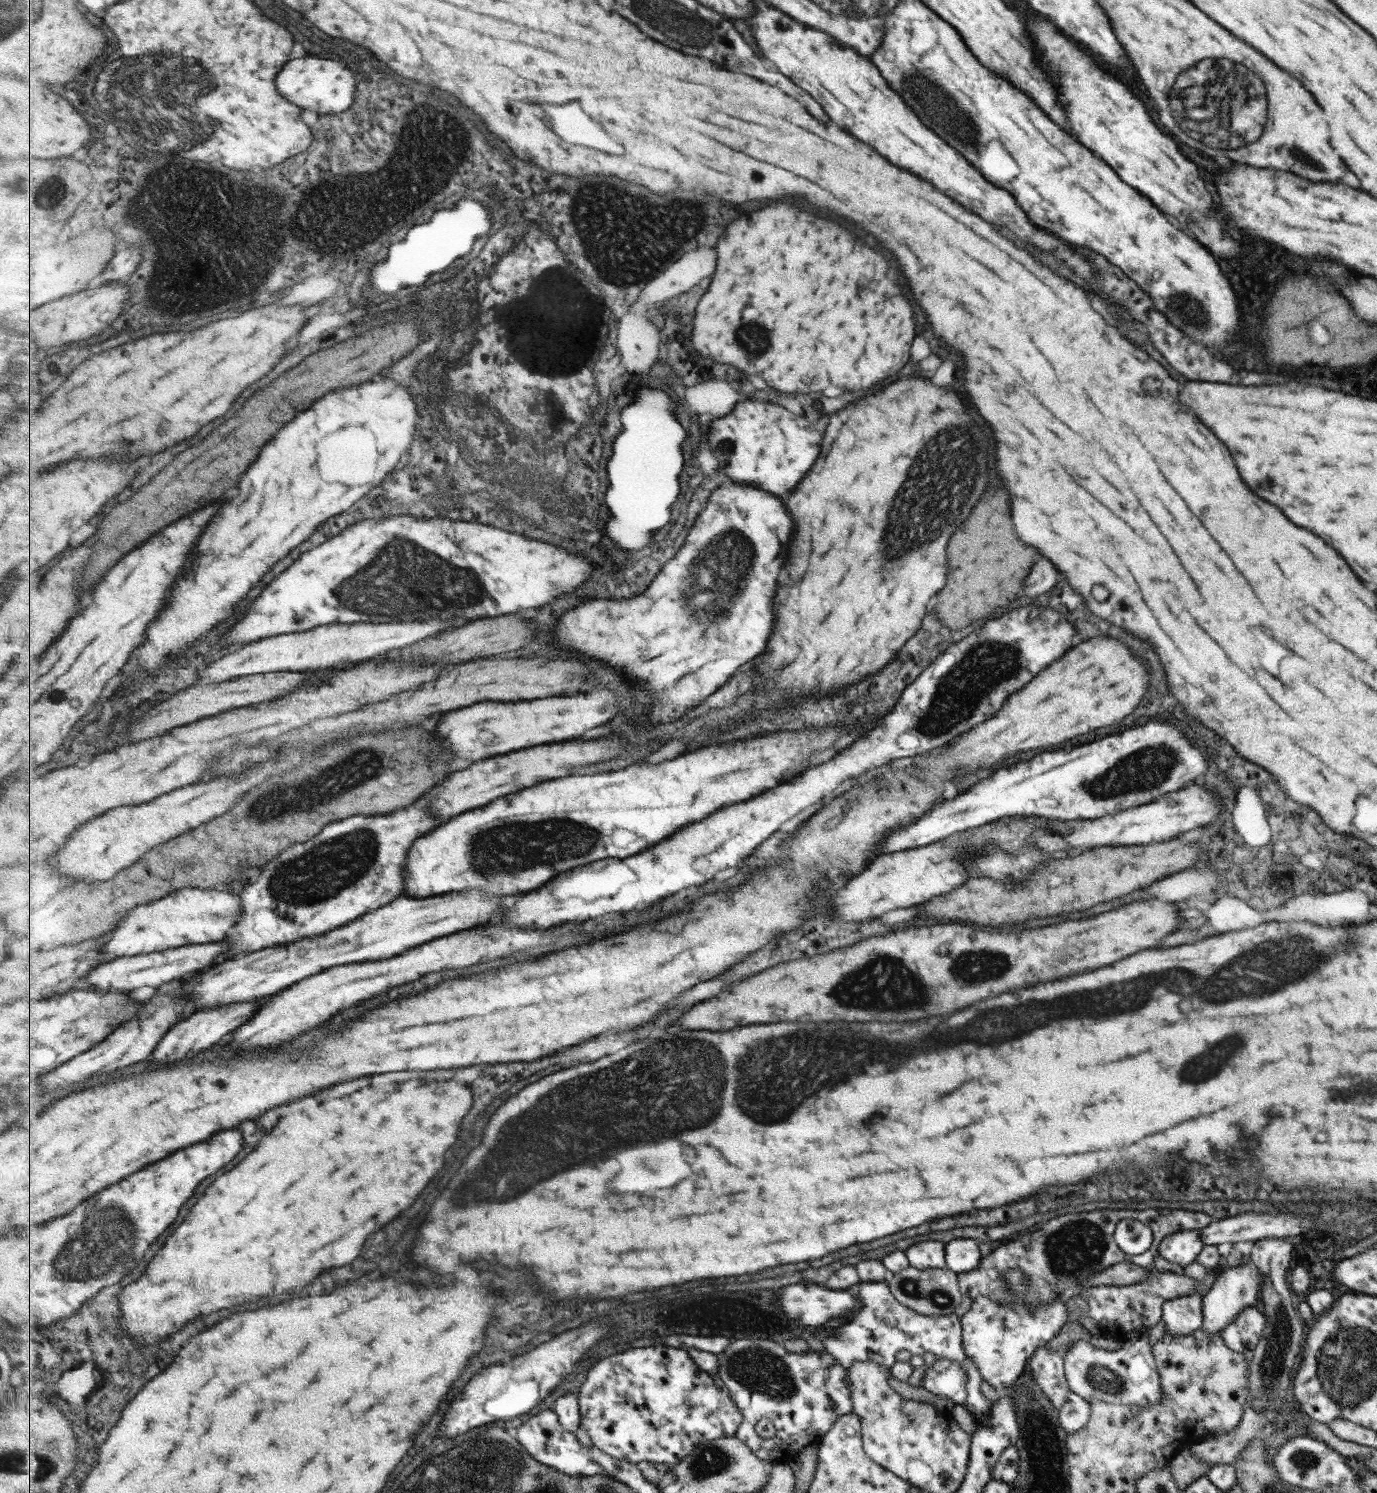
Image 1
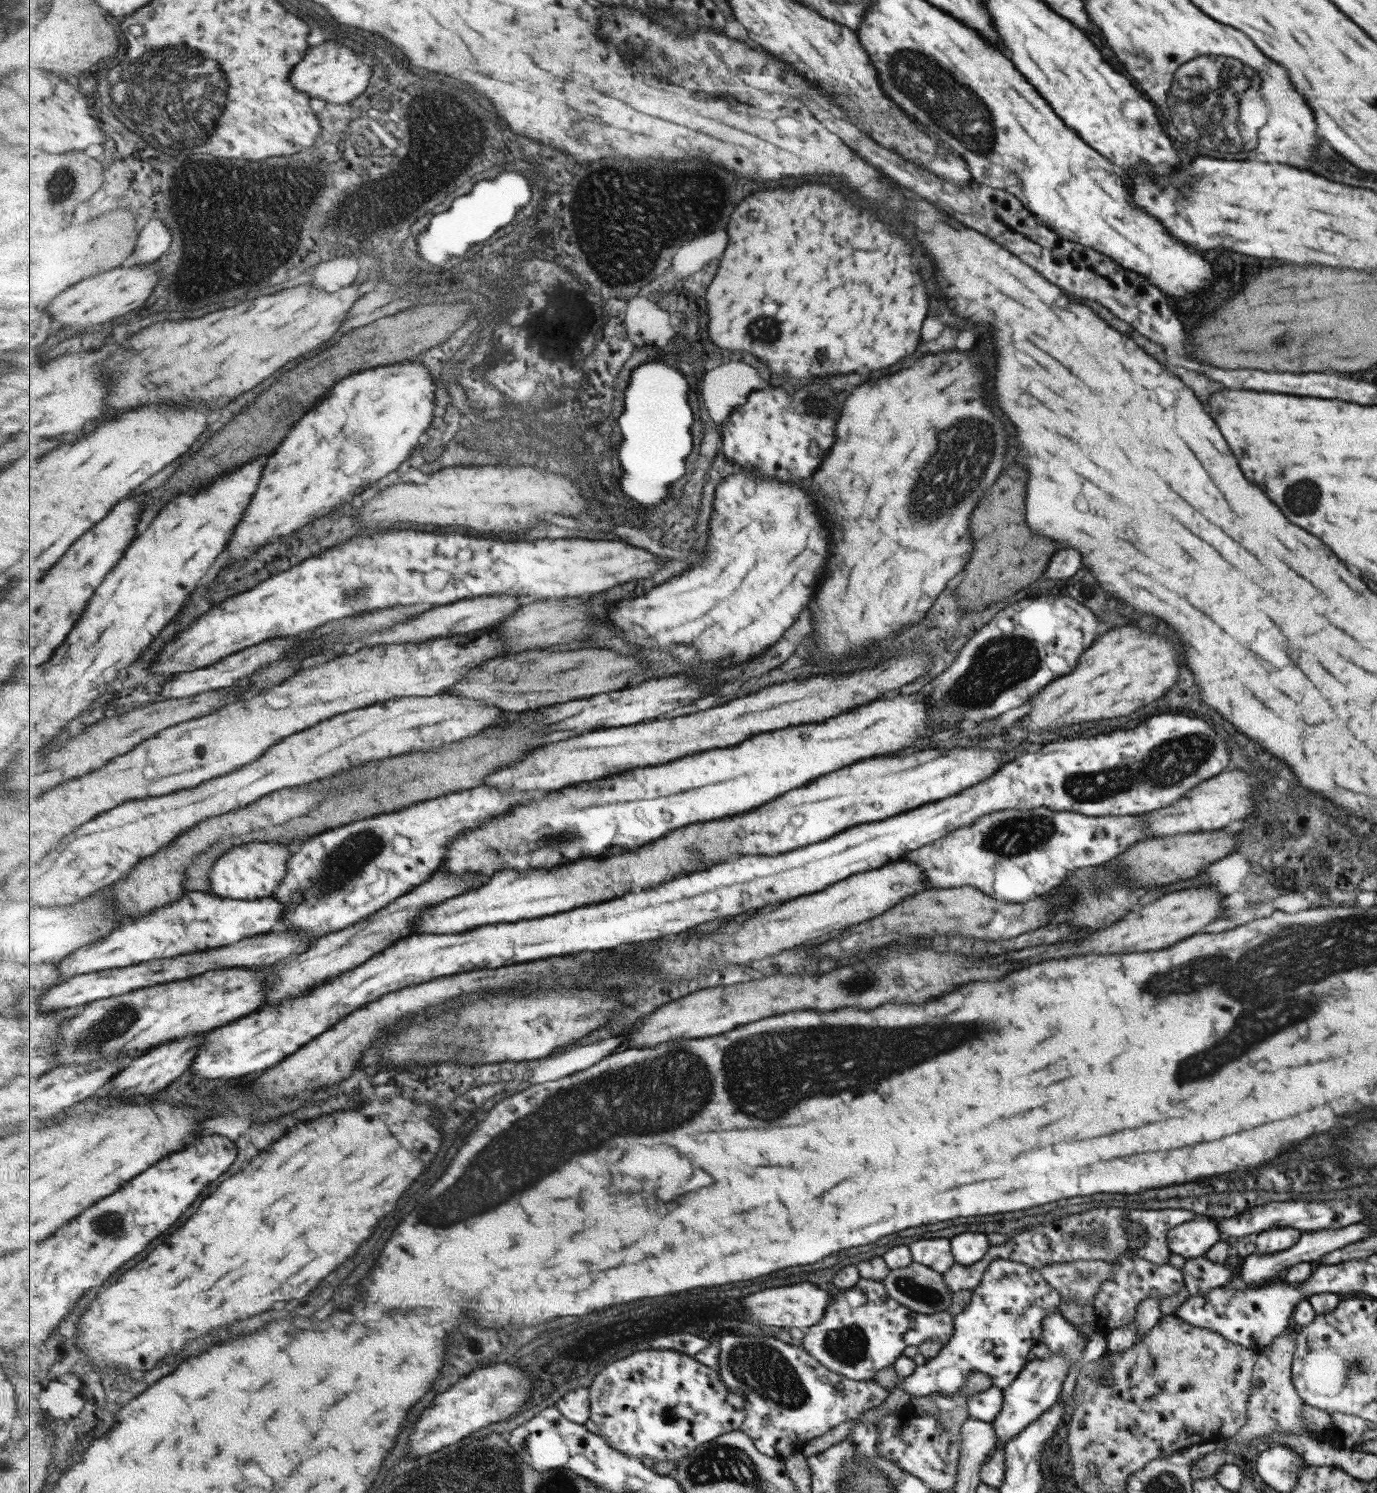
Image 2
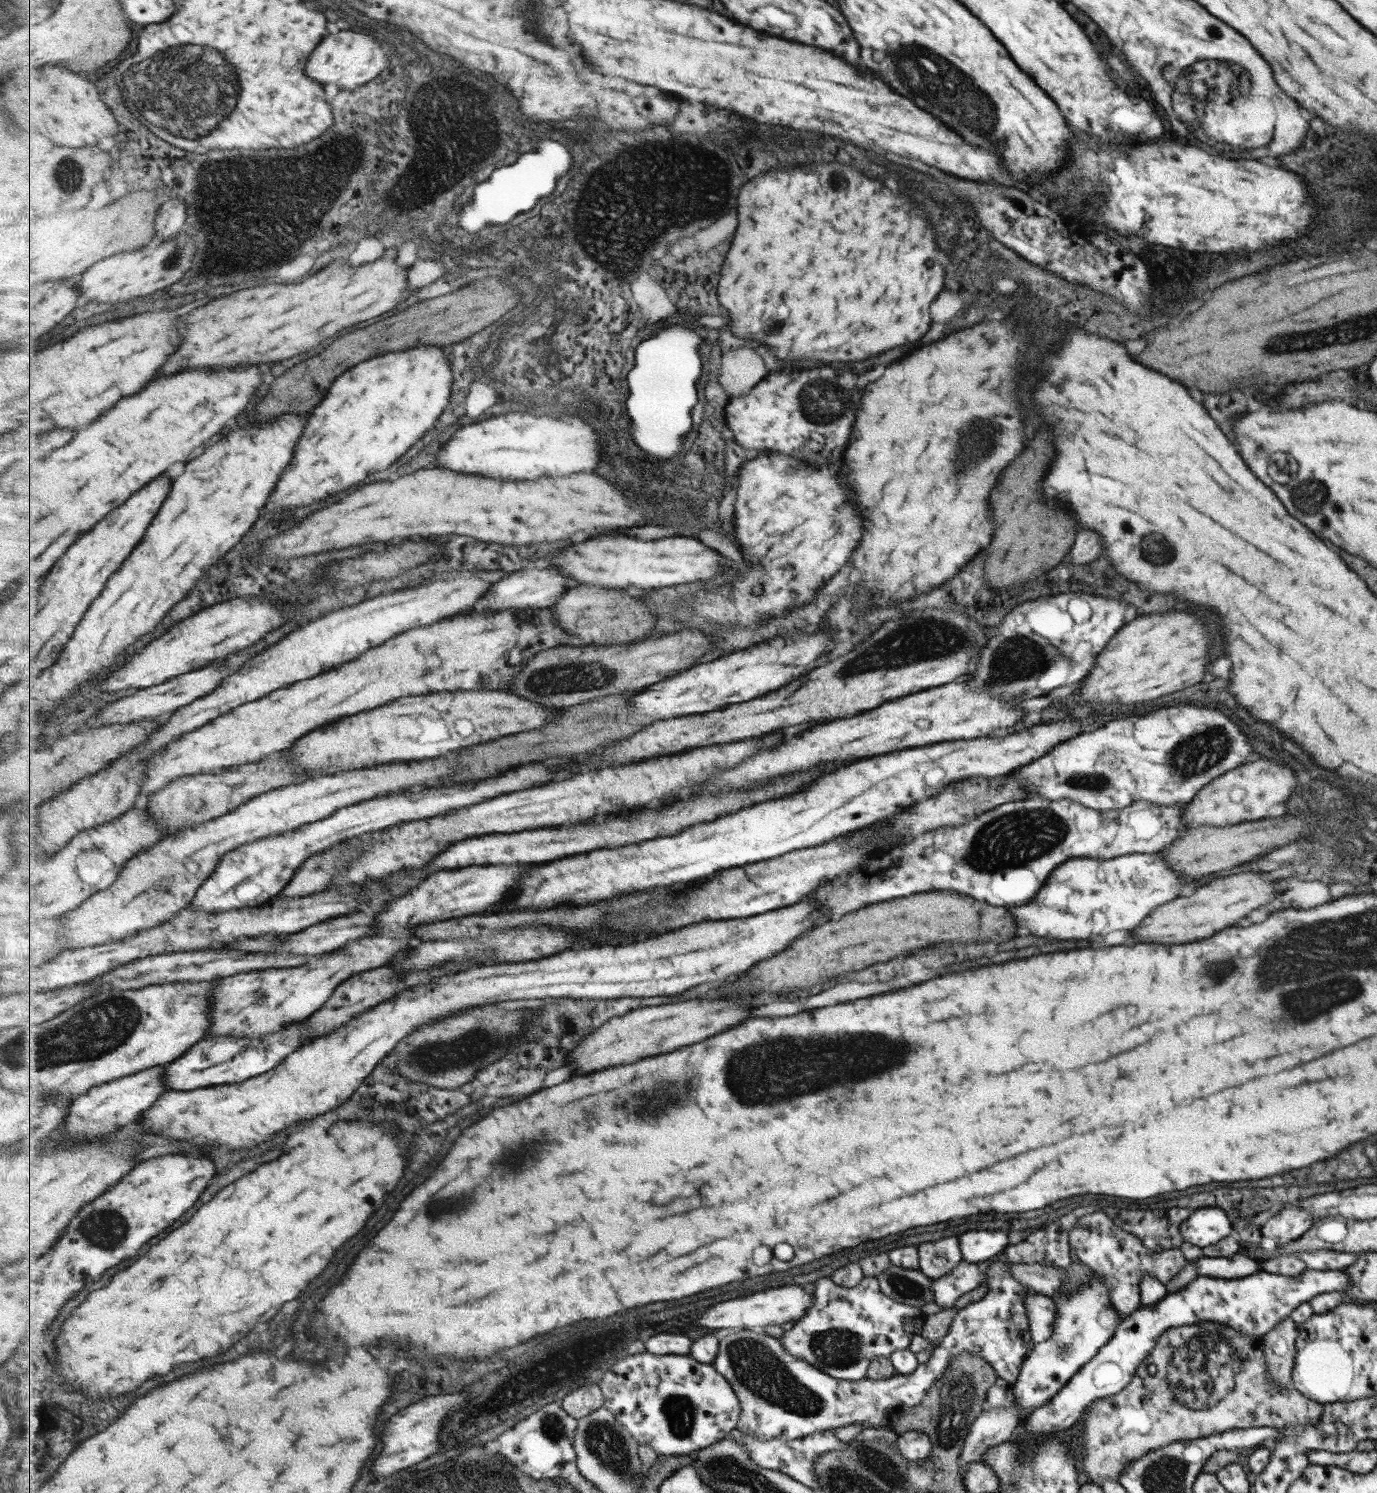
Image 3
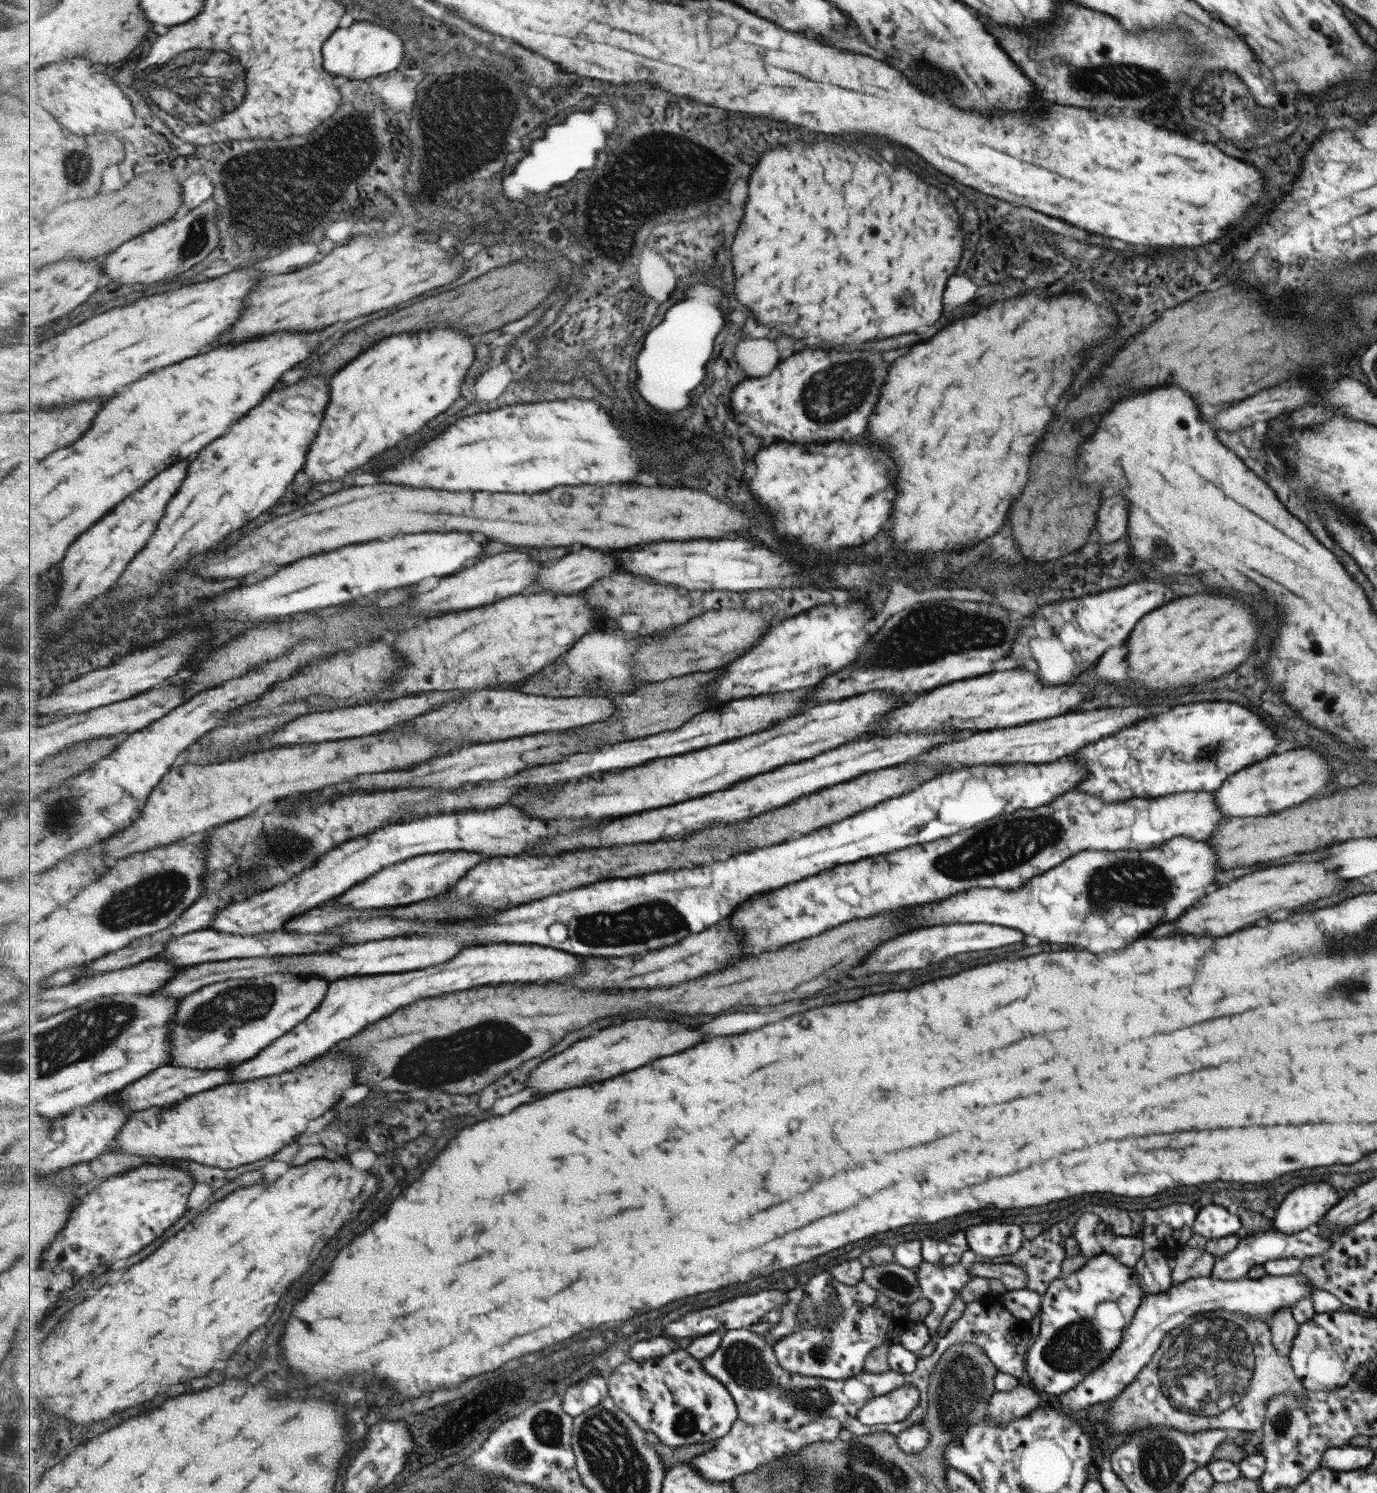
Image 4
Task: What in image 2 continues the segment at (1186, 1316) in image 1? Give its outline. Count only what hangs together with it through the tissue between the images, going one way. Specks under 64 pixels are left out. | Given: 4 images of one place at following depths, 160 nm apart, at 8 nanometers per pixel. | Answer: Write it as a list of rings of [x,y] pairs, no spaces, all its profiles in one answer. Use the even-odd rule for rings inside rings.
[[[1204,1256],[1184,1259],[1180,1268],[1182,1284],[1188,1297],[1202,1294],[1208,1290],[1223,1286],[1237,1272],[1236,1264],[1229,1269],[1222,1264],[1213,1264]]]

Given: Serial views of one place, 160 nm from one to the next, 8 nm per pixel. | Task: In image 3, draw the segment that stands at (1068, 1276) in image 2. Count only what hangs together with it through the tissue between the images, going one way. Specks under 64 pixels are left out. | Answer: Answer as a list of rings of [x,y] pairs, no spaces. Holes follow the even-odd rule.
[[[1008,1263],[1008,1269],[1017,1282],[1030,1288],[1033,1293],[1048,1297],[1057,1293],[1064,1280],[1064,1269],[1045,1263]]]

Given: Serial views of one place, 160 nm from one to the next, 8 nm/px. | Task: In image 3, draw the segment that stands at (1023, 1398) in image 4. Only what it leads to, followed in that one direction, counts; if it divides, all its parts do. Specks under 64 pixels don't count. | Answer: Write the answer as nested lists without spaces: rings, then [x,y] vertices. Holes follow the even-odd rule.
[[[1013,1404],[1009,1408],[982,1410],[980,1415],[973,1419],[958,1456],[960,1475],[966,1471],[965,1465],[980,1462],[988,1448],[1008,1440],[1016,1424],[1023,1421],[1023,1418],[1017,1415],[1019,1409]]]

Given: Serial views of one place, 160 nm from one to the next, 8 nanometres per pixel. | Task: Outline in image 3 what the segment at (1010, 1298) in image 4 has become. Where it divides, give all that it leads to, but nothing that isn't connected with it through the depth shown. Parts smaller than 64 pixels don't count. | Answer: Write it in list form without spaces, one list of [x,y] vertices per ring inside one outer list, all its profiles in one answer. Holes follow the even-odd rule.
[[[1030,1293],[1024,1300],[1025,1318],[1031,1333],[1033,1343],[1047,1340],[1053,1330],[1055,1317],[1054,1302],[1051,1297]]]

